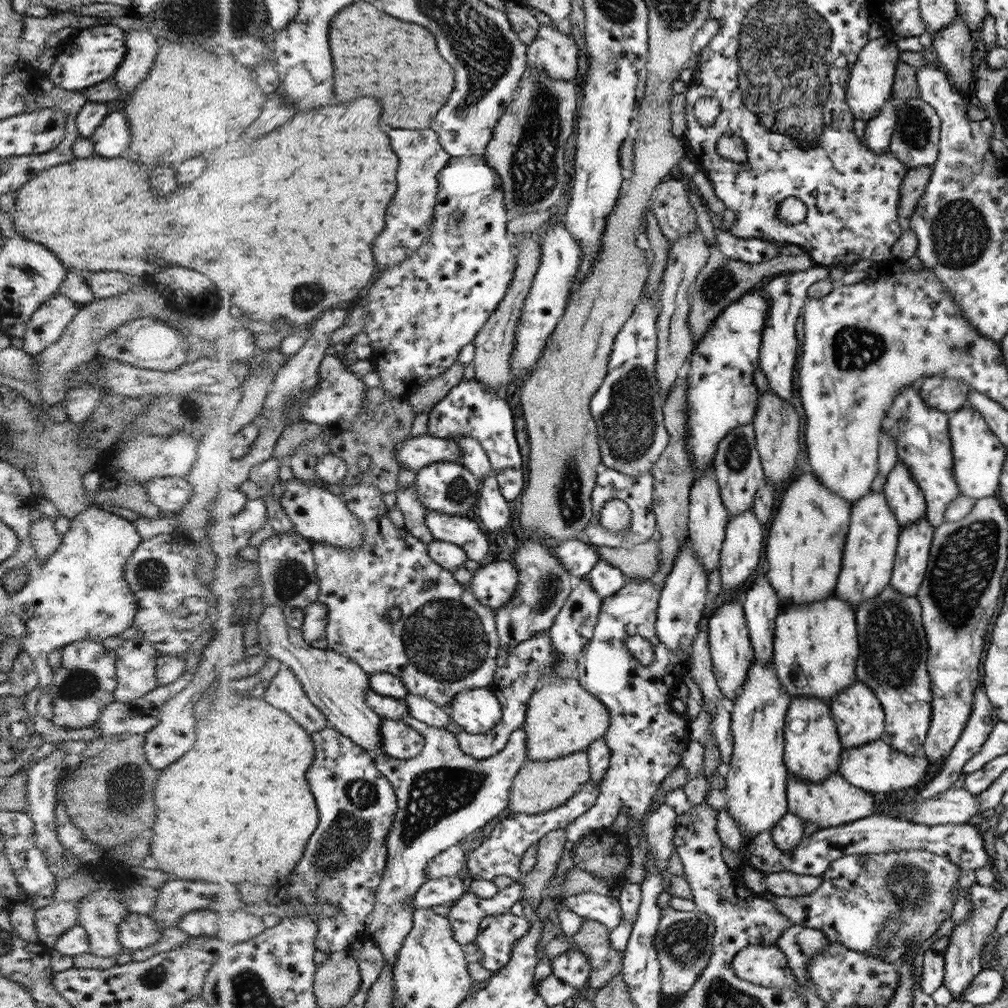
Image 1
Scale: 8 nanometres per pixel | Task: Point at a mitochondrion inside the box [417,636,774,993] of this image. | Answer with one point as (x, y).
(683, 942)

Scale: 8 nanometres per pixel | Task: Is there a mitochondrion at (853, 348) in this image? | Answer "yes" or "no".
yes

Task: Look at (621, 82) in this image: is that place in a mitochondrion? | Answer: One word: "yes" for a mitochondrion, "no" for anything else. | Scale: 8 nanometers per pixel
no

